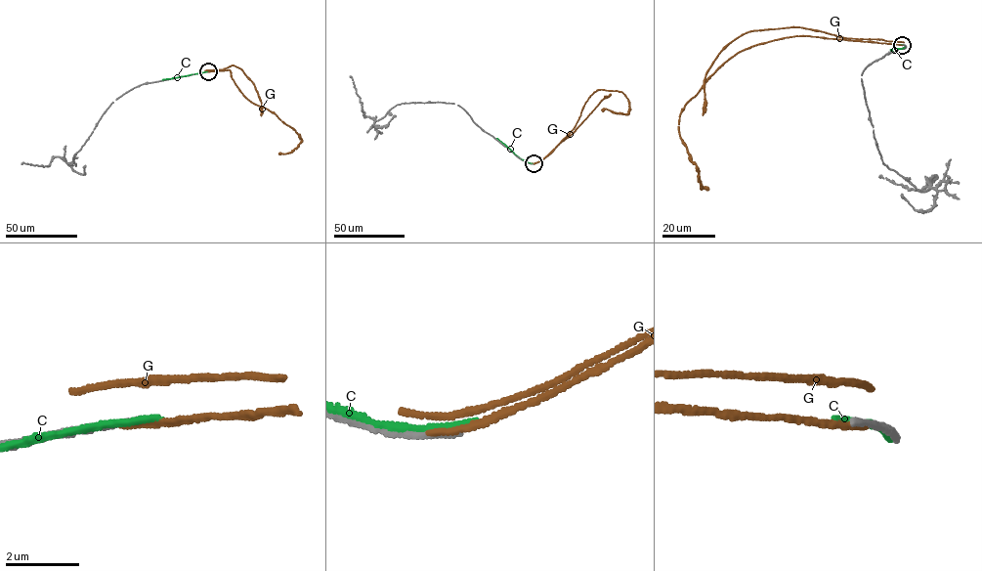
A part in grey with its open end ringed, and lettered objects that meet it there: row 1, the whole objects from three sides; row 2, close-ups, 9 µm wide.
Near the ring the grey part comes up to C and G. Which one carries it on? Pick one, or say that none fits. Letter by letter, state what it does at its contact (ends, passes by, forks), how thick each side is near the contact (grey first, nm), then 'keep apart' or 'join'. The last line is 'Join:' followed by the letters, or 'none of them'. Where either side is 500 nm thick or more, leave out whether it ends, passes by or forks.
C: it passes by | 180/170 nm | keep apart
G: it ends | 240/180 nm | keep apart
Join: none of them

